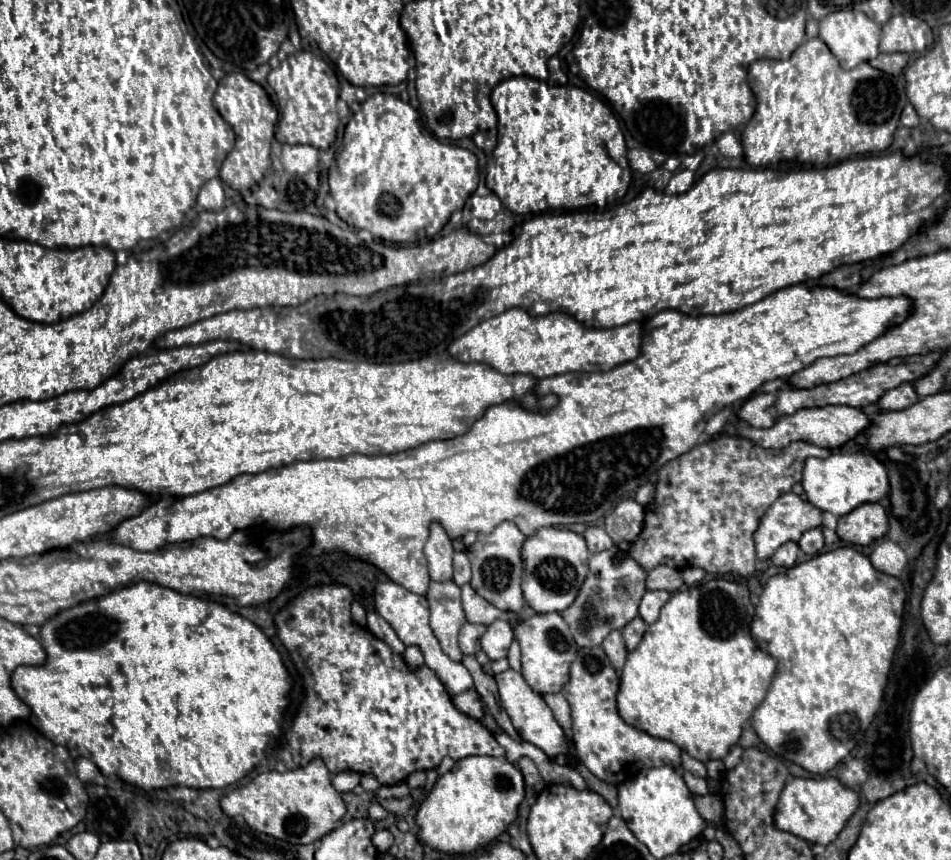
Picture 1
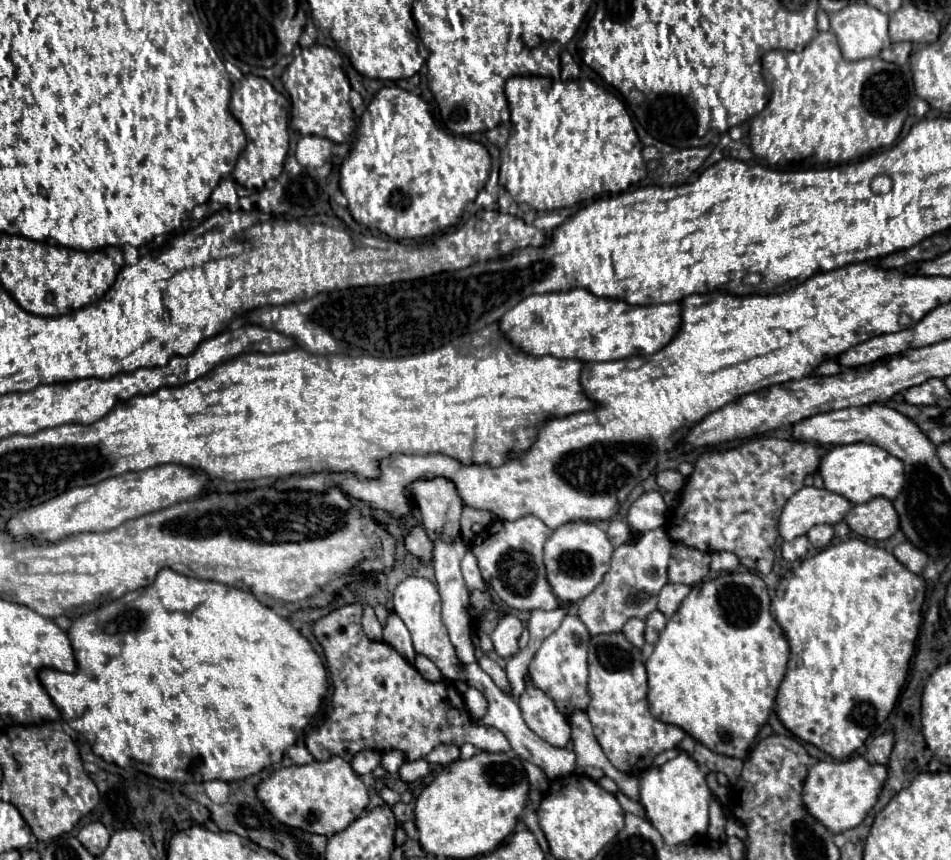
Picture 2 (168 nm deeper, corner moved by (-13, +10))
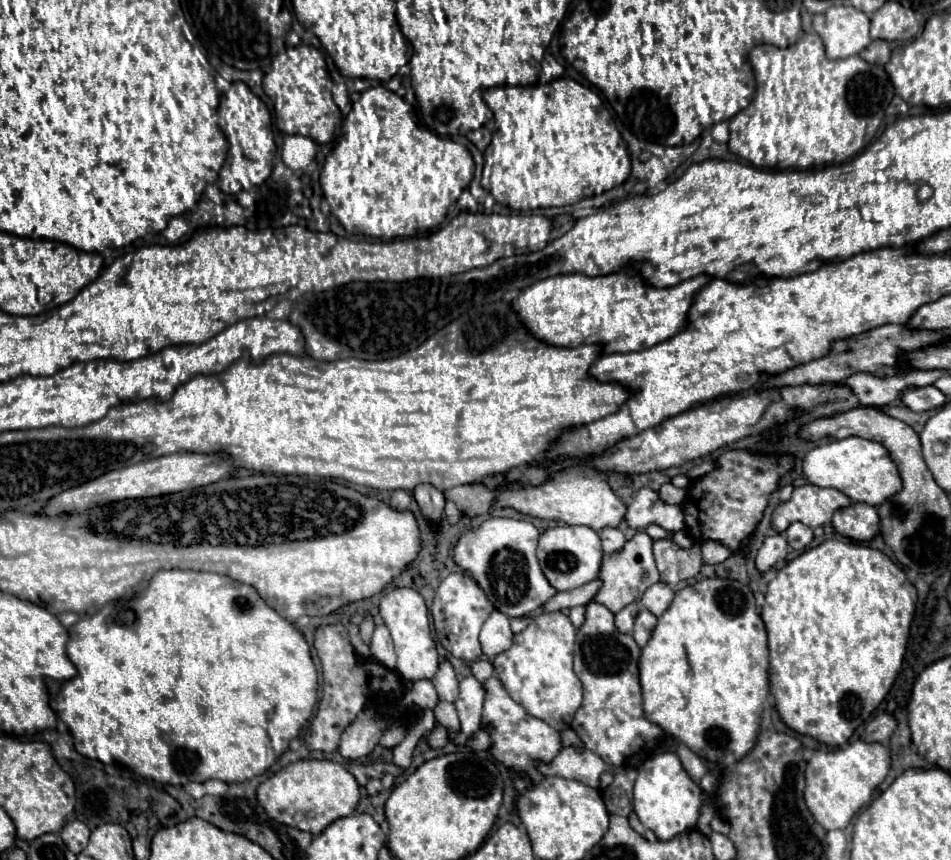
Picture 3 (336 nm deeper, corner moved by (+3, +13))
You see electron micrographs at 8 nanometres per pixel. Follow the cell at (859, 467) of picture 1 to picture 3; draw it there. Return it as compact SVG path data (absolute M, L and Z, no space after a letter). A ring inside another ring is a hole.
M856 436L812 448L802 462L802 470L810 484L822 488L836 488L852 502L866 502L870 506L880 506L884 500L894 496L902 488L900 474L890 460L886 448L878 442Z

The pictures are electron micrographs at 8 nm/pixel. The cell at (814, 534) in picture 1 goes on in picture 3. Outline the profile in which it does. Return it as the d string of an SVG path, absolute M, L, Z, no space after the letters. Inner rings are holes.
M794 522L788 526L788 530L784 532L788 544L794 548L794 550L804 550L810 542L812 542L812 528L800 524L800 522Z

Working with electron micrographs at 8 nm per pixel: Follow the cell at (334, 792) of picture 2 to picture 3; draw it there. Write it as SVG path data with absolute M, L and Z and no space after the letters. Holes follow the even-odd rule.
M298 760L262 782L256 796L272 820L318 836L328 824L354 812L360 788L356 778L334 760Z

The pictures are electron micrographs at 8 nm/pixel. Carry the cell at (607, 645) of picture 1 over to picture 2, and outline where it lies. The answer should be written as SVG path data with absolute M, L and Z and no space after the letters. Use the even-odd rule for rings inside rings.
M628 619L622 633L628 637L628 641L632 641L632 645L642 647L644 645L644 619Z

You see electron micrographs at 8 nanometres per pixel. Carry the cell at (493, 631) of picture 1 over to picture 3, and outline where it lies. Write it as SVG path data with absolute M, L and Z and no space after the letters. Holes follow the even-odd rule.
M494 610L482 626L480 644L482 644L484 656L488 656L488 658L494 658L496 654L508 650L508 646L512 644L510 618L506 614Z

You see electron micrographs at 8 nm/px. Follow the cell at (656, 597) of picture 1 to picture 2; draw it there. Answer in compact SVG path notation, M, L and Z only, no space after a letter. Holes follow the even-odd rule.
M666 583L658 595L658 609L666 615L666 617L672 617L680 603L684 601L684 597L690 593L690 587L688 585L676 585L676 583Z

